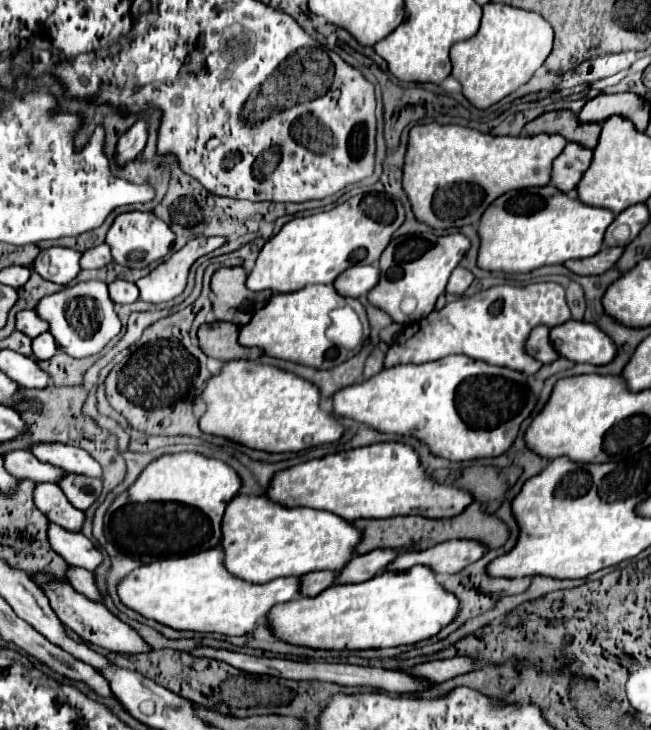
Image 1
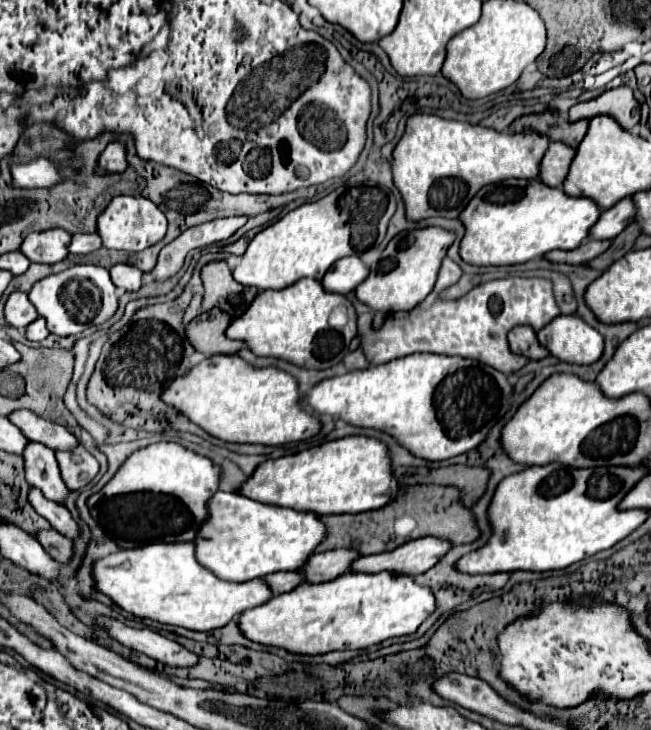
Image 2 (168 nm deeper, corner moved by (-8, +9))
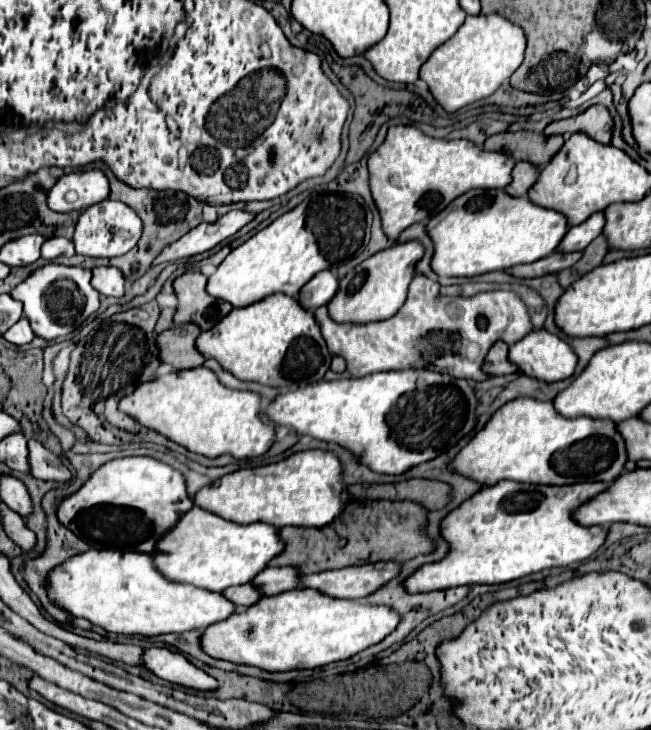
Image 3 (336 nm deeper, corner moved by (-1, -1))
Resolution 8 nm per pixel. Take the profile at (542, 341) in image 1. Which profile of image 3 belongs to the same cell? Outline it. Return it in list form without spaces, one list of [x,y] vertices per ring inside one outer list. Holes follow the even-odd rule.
[[[495,342],[491,350],[485,356],[483,372],[489,372],[489,376],[503,376],[503,374],[515,374],[517,366],[507,360],[509,346],[505,342]]]

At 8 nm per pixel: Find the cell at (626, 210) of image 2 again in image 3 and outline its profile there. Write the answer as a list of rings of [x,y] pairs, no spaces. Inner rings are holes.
[[[595,212],[585,222],[571,226],[567,230],[567,236],[563,236],[563,240],[559,242],[557,252],[579,252],[579,250],[583,250],[595,236],[601,234],[603,224],[605,224],[603,212]]]

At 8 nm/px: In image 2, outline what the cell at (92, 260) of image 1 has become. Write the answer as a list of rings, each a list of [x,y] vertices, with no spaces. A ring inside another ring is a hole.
[[[74,234],[72,236],[72,244],[70,244],[72,254],[90,254],[100,248],[102,248],[102,238],[98,238],[98,234]]]

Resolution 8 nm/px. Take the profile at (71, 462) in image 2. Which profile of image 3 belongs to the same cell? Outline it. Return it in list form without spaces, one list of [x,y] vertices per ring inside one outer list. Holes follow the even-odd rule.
[[[27,440],[27,450],[29,450],[29,464],[31,464],[31,476],[41,478],[41,480],[57,480],[57,482],[69,482],[71,472],[61,464],[61,460],[43,448],[41,442],[37,440]]]

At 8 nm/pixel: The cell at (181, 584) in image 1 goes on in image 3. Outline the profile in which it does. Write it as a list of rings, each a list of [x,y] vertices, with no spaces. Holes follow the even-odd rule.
[[[87,550],[59,564],[47,574],[47,592],[51,604],[63,608],[75,618],[85,618],[95,626],[115,634],[181,634],[187,630],[203,630],[213,622],[225,620],[235,606],[217,592],[195,588],[191,584],[175,584],[161,576],[153,566],[151,554]]]

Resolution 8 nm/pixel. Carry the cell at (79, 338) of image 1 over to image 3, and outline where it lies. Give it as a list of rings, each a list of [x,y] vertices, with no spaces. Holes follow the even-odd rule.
[[[53,262],[31,272],[23,284],[11,290],[11,296],[23,302],[23,314],[31,322],[33,332],[45,340],[67,336],[99,308],[99,292],[91,286],[91,270]]]

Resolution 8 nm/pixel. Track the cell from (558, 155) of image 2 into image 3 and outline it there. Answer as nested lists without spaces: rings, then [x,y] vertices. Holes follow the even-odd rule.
[[[517,162],[513,168],[511,184],[505,188],[505,192],[511,196],[527,196],[527,190],[531,188],[531,184],[535,184],[537,174],[539,172],[529,162]]]

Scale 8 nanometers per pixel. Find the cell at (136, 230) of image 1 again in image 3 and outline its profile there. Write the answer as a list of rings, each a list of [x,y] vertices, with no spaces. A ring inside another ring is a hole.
[[[103,200],[81,212],[77,226],[75,226],[75,234],[73,234],[75,252],[83,256],[93,256],[93,258],[121,256],[137,244],[137,240],[141,238],[141,230],[143,230],[141,218],[127,204]]]

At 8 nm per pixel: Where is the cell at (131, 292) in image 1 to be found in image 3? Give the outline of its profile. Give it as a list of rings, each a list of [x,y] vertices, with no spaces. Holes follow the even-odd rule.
[[[97,266],[91,270],[91,286],[103,296],[121,298],[125,294],[125,278],[115,266]]]

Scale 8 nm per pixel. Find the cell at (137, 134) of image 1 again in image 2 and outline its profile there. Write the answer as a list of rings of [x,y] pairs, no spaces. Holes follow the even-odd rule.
[[[110,142],[100,156],[98,174],[102,174],[102,172],[124,172],[126,166],[128,166],[126,146],[122,142]]]

